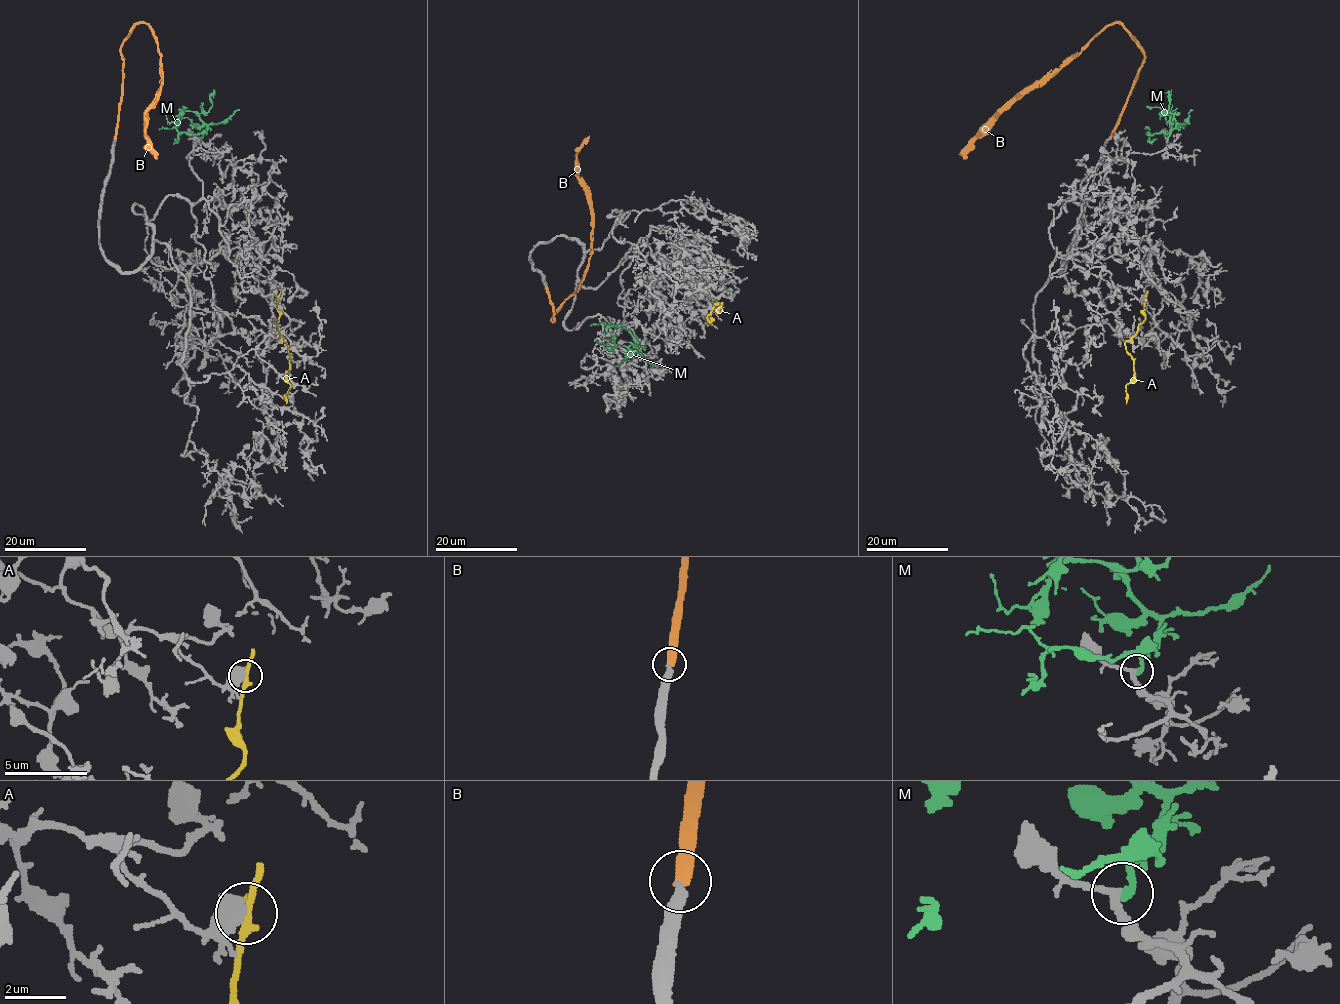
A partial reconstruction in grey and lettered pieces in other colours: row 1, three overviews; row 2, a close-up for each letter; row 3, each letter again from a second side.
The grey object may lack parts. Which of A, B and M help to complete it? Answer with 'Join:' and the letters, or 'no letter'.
Join: M

